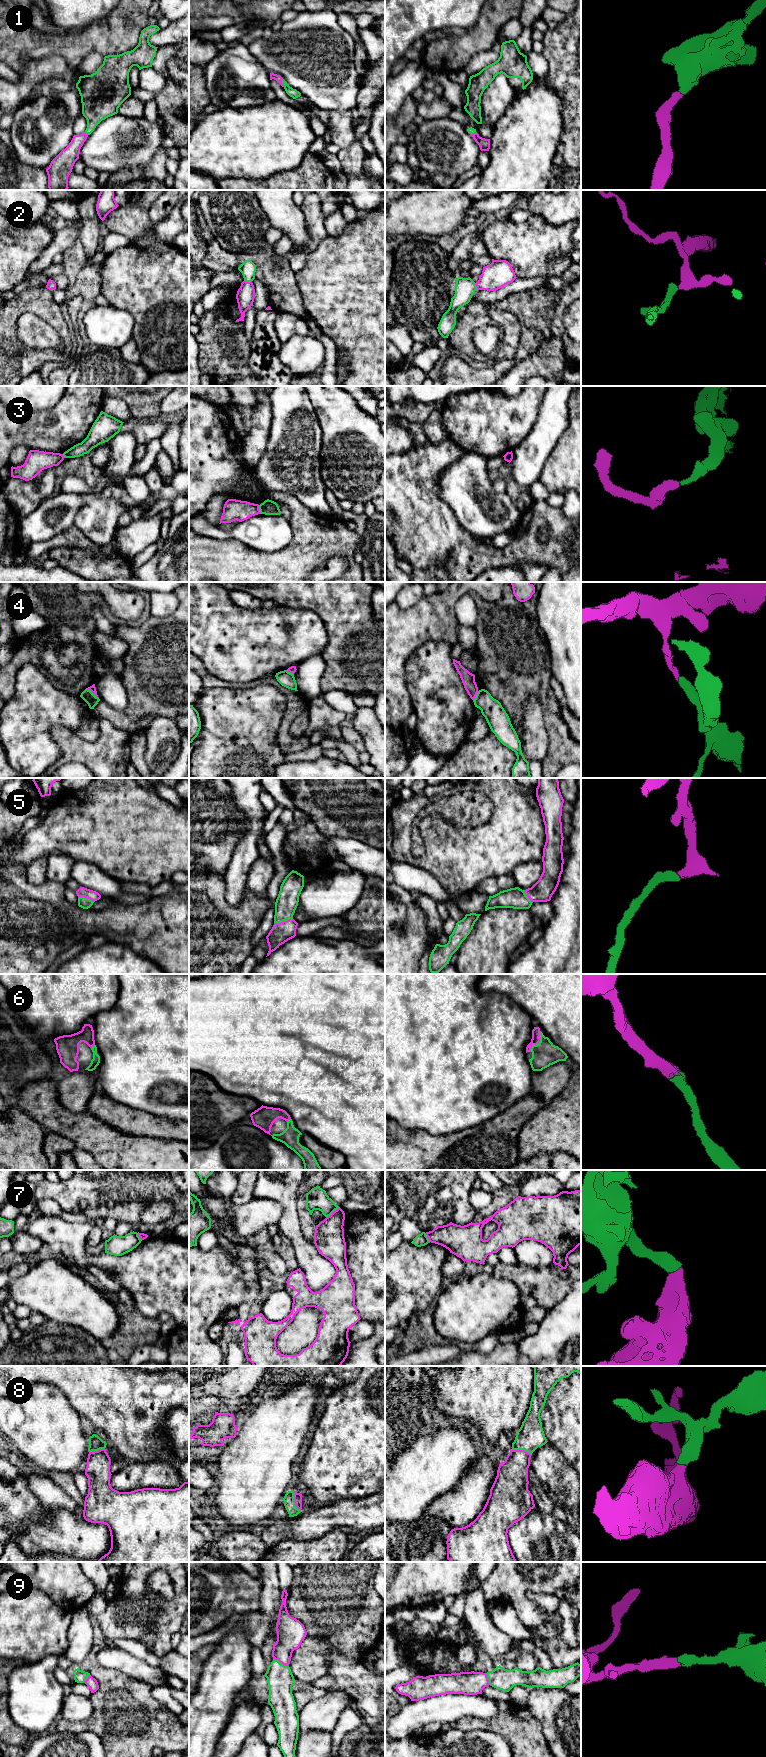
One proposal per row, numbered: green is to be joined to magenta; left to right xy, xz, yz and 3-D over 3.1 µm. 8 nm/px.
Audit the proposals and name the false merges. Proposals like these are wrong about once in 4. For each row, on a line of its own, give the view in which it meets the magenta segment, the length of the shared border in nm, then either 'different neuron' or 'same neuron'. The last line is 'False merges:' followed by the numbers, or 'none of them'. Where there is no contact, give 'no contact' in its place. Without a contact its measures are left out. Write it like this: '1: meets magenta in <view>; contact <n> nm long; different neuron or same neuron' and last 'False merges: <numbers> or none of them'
1: meets magenta in xz; contact 70 nm long; same neuron
2: meets magenta in xz; contact 70 nm long; same neuron
3: meets magenta in xz; contact 70 nm long; different neuron
4: meets magenta in xy; contact 130 nm long; different neuron
5: meets magenta in xz; contact 160 nm long; same neuron
6: meets magenta in yz; contact 190 nm long; same neuron
7: meets magenta in xz; contact 140 nm long; different neuron
8: meets magenta in yz; contact 170 nm long; same neuron
9: meets magenta in xz; contact 140 nm long; same neuron
False merges: 3, 4, 7

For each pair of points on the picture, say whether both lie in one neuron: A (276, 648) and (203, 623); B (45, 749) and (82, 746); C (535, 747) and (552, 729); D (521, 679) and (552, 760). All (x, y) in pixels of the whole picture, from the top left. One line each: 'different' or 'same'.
A: same
B: different
C: different
D: same

